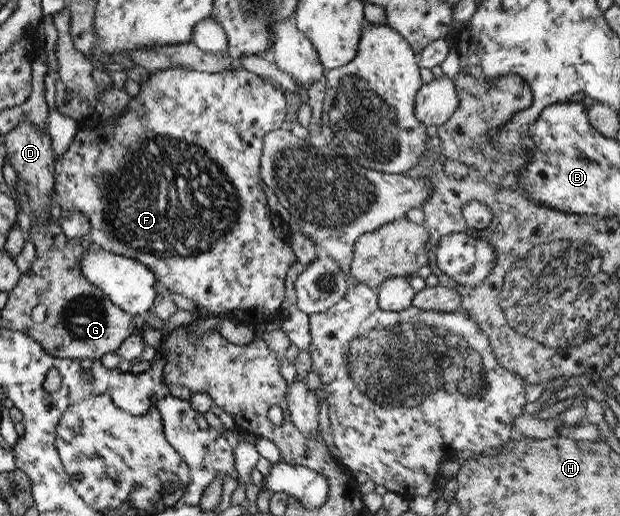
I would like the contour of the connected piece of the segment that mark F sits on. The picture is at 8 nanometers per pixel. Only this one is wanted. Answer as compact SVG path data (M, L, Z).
M237 66L236 69L225 69L215 74L205 71L194 71L185 67L171 67L152 71L146 80L141 82L141 94L127 101L124 111L111 121L91 128L82 127L82 121L77 122L77 130L72 137L69 148L55 157L53 171L53 192L50 201L56 213L80 212L88 220L88 236L93 246L132 258L145 265L169 293L178 293L195 304L197 311L214 315L225 315L243 323L254 326L263 324L271 312L283 301L285 294L284 280L290 264L294 261L290 249L286 223L274 216L267 207L265 194L261 191L259 174L259 158L261 157L262 138L266 132L281 126L285 118L285 106L288 99L277 87L258 75Z

